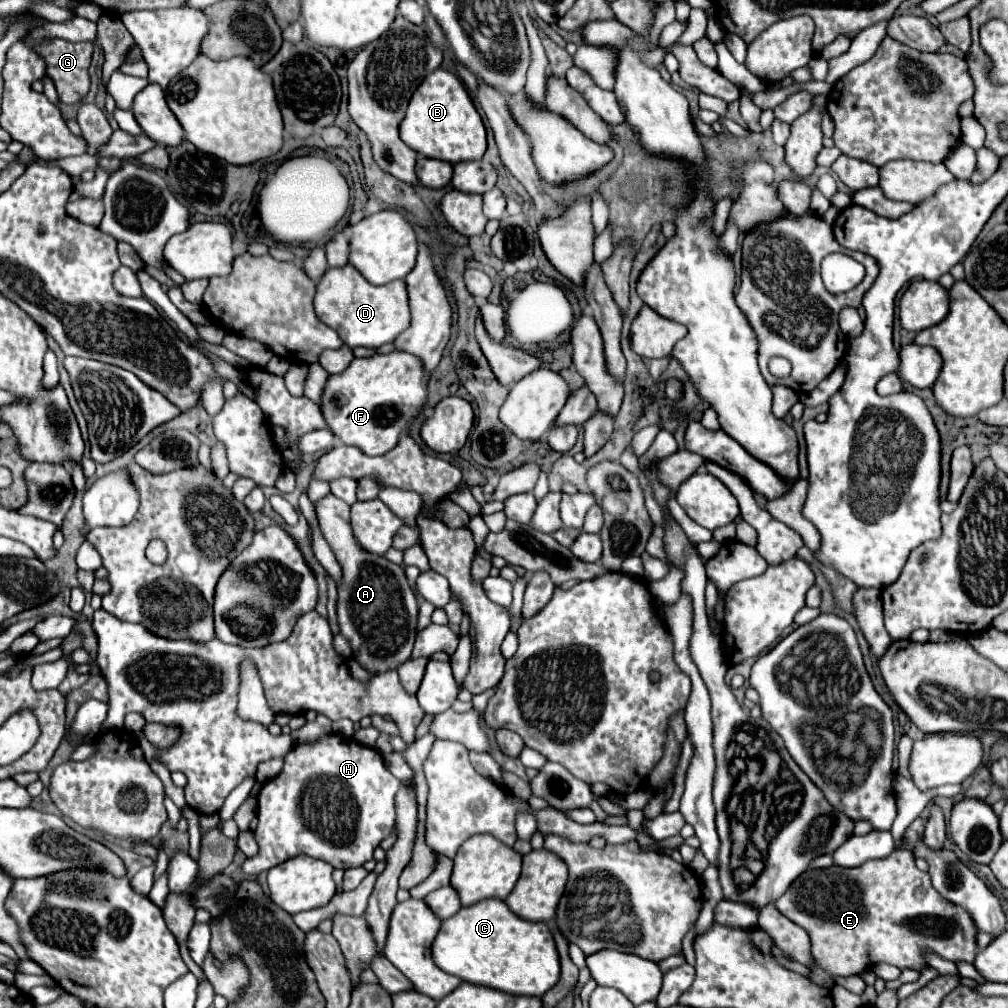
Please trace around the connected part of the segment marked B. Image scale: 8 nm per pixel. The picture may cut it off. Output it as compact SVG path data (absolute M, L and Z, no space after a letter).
M442 68L426 76L414 92L400 124L400 136L414 152L426 158L446 160L450 164L480 160L486 152L486 130L480 114L476 112L462 82Z

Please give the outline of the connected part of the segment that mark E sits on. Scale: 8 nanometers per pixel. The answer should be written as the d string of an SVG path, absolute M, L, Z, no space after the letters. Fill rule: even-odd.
M892 850L890 856L868 860L856 868L842 868L836 864L822 870L808 868L774 904L786 918L808 932L812 940L812 956L816 960L816 976L820 980L830 976L864 974L882 962L898 966L900 970L912 968L920 972L928 966L924 958L926 950L932 950L950 962L974 962L976 956L976 928L970 914L938 896L930 884L930 874L916 868L910 850Z

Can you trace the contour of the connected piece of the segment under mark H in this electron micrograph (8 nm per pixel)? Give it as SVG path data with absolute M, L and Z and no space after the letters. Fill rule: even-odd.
M328 734L312 744L294 746L284 758L282 772L266 782L258 794L258 826L254 830L258 854L246 858L244 872L256 876L298 854L326 860L342 870L362 866L370 860L374 848L394 830L394 796L398 786L400 780L390 774L382 754L354 738Z

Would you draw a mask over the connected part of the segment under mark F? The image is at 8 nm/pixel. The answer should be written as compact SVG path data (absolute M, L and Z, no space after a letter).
M394 350L390 354L354 358L344 372L330 374L320 402L328 430L346 446L356 446L368 456L392 450L408 420L420 412L426 400L424 370L418 362L416 356Z

